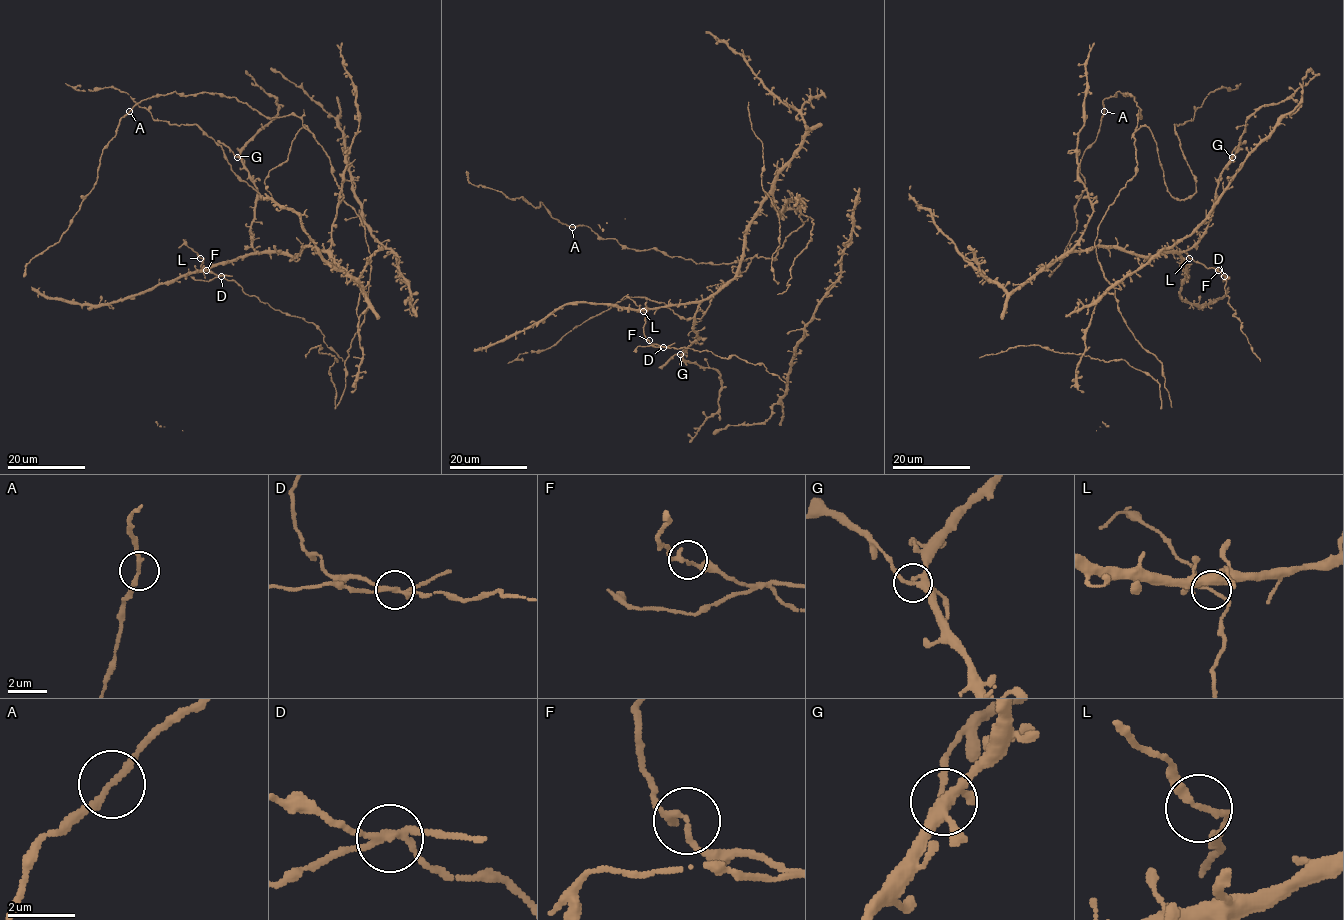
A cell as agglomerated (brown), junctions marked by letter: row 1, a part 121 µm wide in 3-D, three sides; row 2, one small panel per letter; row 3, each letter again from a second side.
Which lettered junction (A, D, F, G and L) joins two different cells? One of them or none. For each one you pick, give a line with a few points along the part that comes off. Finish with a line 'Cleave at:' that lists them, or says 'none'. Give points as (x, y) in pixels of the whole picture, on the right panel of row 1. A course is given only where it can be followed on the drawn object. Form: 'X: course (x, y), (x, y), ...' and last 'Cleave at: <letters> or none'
Cleave at: D

